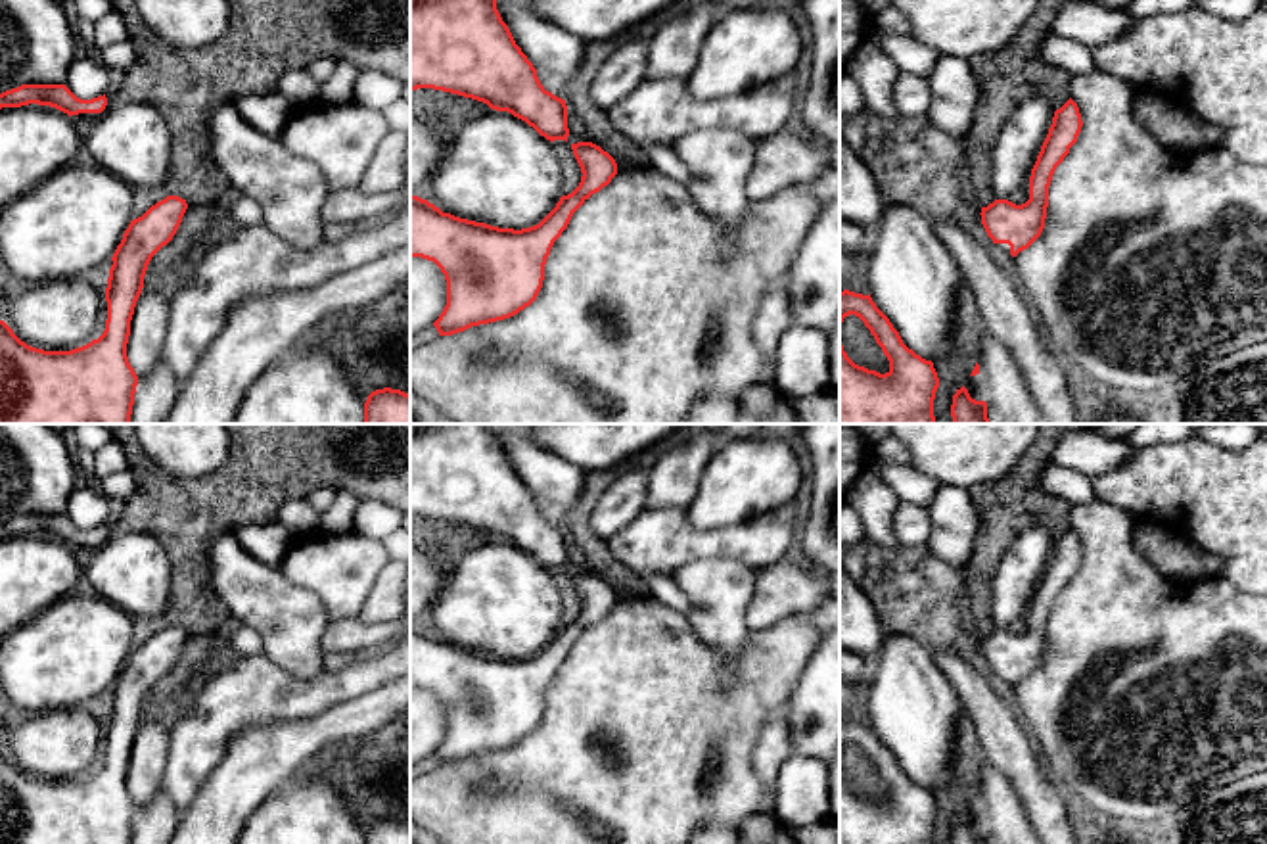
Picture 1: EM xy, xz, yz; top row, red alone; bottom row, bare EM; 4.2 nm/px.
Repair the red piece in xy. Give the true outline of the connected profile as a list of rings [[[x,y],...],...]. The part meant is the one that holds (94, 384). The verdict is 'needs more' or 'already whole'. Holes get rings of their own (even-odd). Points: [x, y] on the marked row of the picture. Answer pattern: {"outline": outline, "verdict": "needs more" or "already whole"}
{"outline": [[[167,196],[130,221],[111,257],[105,288],[107,320],[98,340],[71,351],[44,351],[21,341],[0,320],[0,424],[130,424],[138,386],[138,376],[127,357],[130,320],[148,265],[173,240],[186,209],[186,199]]], "verdict": "already whole"}

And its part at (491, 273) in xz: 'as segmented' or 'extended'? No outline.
as segmented

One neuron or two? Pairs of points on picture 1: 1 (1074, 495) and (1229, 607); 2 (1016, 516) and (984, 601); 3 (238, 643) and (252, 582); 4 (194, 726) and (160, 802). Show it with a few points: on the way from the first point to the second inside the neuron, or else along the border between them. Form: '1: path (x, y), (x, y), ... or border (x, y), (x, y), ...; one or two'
1: border (1095, 499), (1072, 505); two
2: path (995, 538), (982, 564), (982, 580); one
3: border (242, 624), (259, 637), (263, 653); two
4: border (161, 789), (179, 816); two

